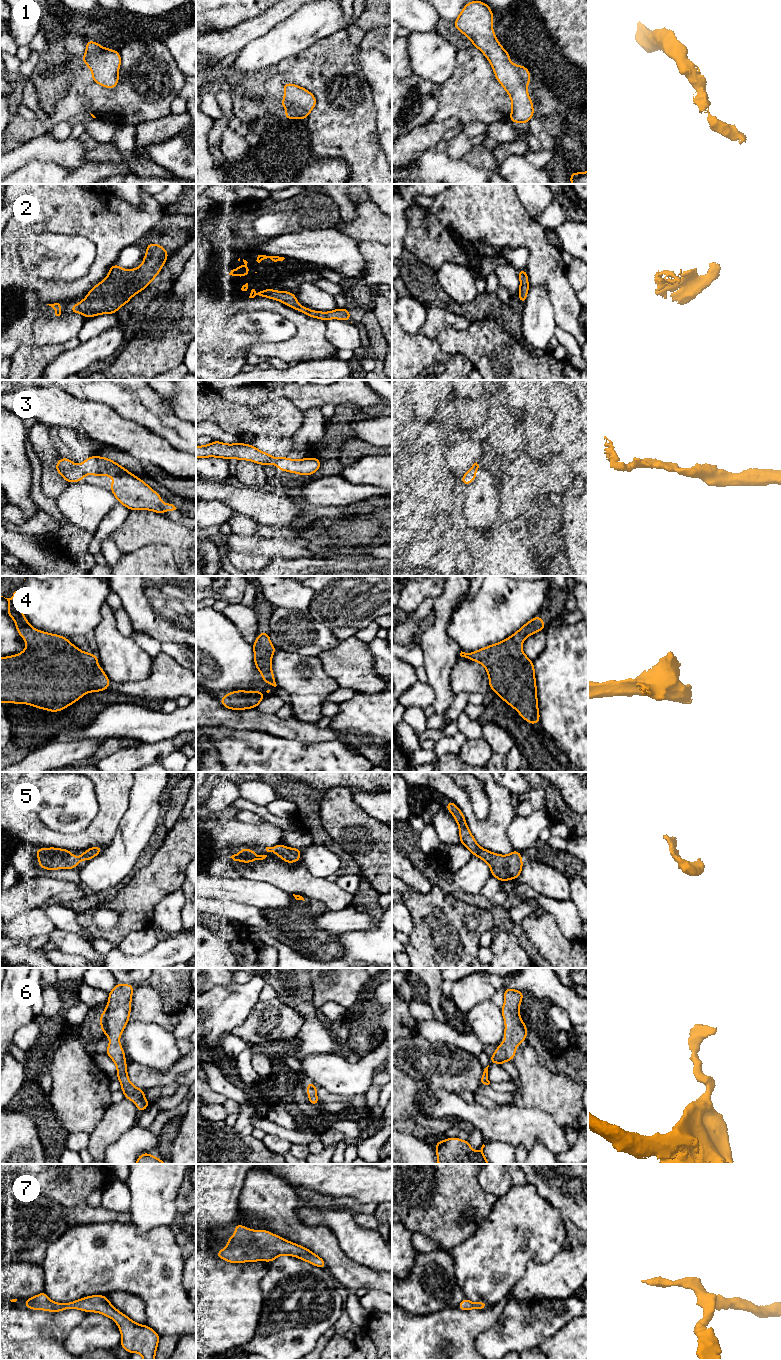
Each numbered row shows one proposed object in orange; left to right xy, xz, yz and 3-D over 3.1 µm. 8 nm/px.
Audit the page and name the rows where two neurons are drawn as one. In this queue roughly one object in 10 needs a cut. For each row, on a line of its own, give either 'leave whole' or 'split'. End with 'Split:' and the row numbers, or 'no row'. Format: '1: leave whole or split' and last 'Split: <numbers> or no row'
1: leave whole
2: leave whole
3: leave whole
4: leave whole
5: leave whole
6: leave whole
7: leave whole
Split: no row

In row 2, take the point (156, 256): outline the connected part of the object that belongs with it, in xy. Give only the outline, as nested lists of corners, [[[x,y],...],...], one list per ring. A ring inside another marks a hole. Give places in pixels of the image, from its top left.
[[[151,243],[146,245],[147,254],[143,258],[143,263],[137,269],[123,269],[119,267],[116,263],[113,264],[108,273],[108,277],[101,282],[99,282],[96,286],[94,286],[86,295],[87,297],[84,300],[81,300],[76,305],[70,307],[70,313],[81,313],[85,315],[85,319],[91,318],[100,314],[115,314],[117,310],[124,306],[131,300],[131,297],[138,294],[140,291],[144,290],[147,286],[150,285],[152,280],[156,278],[156,276],[160,273],[161,268],[164,264],[166,264],[166,260],[168,259],[168,251],[160,246],[158,243]]]

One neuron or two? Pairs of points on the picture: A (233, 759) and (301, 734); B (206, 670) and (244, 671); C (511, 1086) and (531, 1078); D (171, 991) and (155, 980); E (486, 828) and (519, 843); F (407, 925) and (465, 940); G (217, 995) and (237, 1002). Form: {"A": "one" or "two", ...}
{"A": "two", "B": "one", "C": "two", "D": "one", "E": "two", "F": "two", "G": "one"}

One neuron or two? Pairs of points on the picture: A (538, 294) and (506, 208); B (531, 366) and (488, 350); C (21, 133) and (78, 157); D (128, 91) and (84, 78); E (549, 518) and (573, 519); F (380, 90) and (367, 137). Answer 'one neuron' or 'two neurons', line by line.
A: two neurons
B: one neuron
C: two neurons
D: two neurons
E: two neurons
F: two neurons

